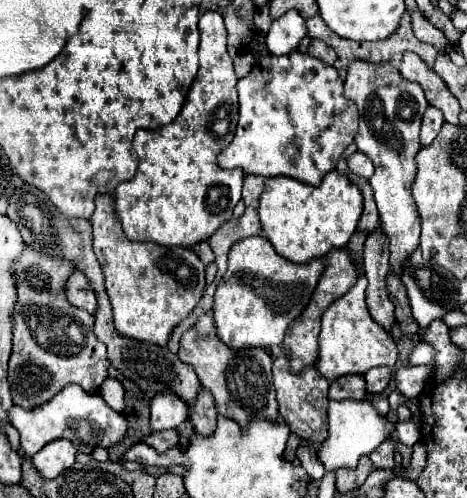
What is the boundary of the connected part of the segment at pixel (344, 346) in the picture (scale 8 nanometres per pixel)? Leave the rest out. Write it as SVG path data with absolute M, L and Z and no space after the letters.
M364 276L358 278L358 282L334 304L330 304L322 314L322 330L320 330L320 354L316 360L318 372L328 380L334 382L340 376L348 374L366 374L370 368L376 366L388 366L394 368L398 358L398 348L390 334L376 324L368 312L366 306L366 284L368 280Z

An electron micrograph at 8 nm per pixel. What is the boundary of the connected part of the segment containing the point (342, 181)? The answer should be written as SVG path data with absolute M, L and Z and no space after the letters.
M336 170L328 172L320 186L310 186L294 178L268 178L264 192L260 194L260 206L258 206L262 230L266 238L272 242L274 250L288 258L290 262L310 262L312 258L326 256L332 248L342 248L348 244L350 236L354 234L360 214L362 214L362 192L358 186L354 186L346 174L340 174Z

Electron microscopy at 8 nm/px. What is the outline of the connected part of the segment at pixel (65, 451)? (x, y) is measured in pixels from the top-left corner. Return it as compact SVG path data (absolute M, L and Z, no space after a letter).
M56 440L46 444L46 448L42 448L32 458L32 464L44 478L52 480L60 472L68 470L74 464L74 458L76 458L76 448L68 440Z

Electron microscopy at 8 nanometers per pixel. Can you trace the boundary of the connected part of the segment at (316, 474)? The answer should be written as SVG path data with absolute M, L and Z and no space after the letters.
M300 442L298 446L298 458L302 462L302 468L314 478L314 480L320 480L324 476L324 466L318 462L314 450L310 450L312 446L306 444L306 442Z

